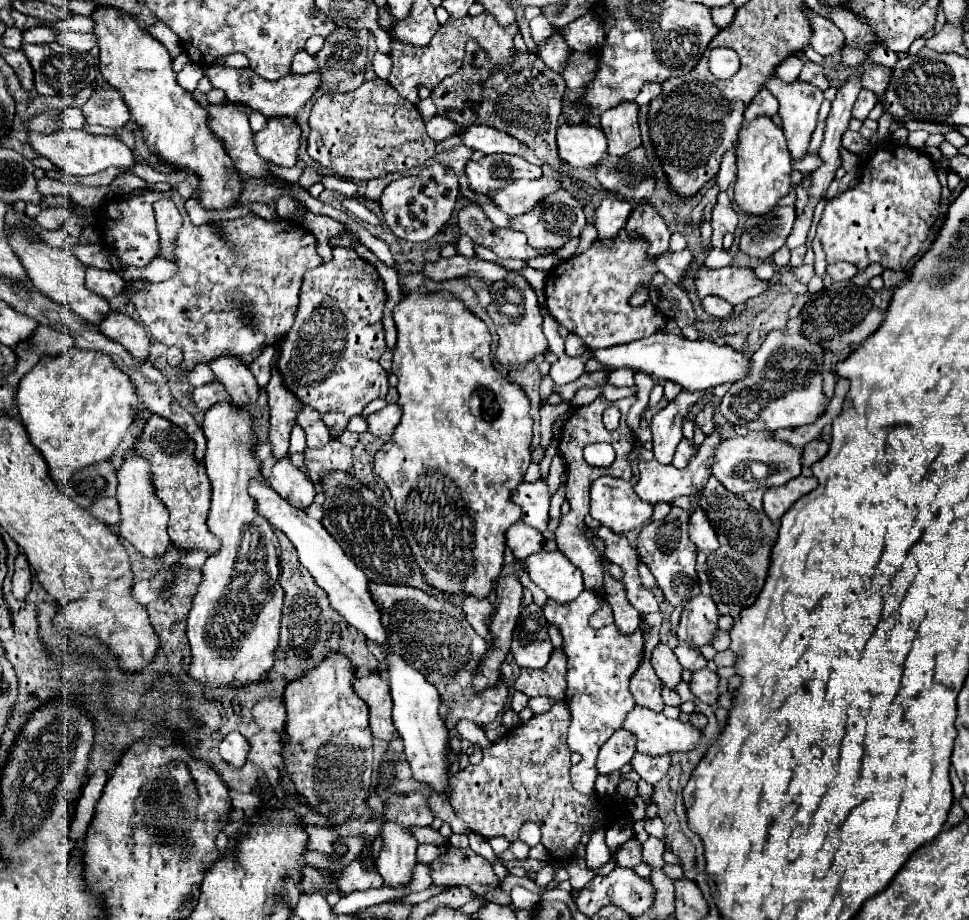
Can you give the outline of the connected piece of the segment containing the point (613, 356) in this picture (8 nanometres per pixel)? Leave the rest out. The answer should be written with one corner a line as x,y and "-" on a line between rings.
655,332
655,336
649,336
647,340
635,340
631,344
619,344
615,348
603,348
595,350
593,356
607,366
609,370
615,368
631,368
647,372
659,380
671,380
681,384
685,390
711,390
725,382
739,382
747,376
751,358
747,358
743,352
723,344
719,346
713,340
687,340
677,334
669,332

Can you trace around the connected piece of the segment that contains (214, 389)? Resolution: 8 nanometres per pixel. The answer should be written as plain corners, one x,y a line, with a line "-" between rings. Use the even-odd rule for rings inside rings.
211,382
211,384
205,384
205,386
199,386
193,390
193,400
199,408
207,410
211,408
213,404
217,402
227,402
231,396
225,392
223,384
221,382

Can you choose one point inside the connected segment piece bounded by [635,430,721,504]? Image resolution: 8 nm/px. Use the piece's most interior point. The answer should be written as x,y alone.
657,483

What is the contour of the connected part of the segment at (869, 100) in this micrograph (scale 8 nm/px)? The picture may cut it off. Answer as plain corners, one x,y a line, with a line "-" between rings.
861,90
855,104
853,104
853,110
851,110
853,118
863,122
867,118
867,114
873,110
875,104
877,104
877,96
871,90

